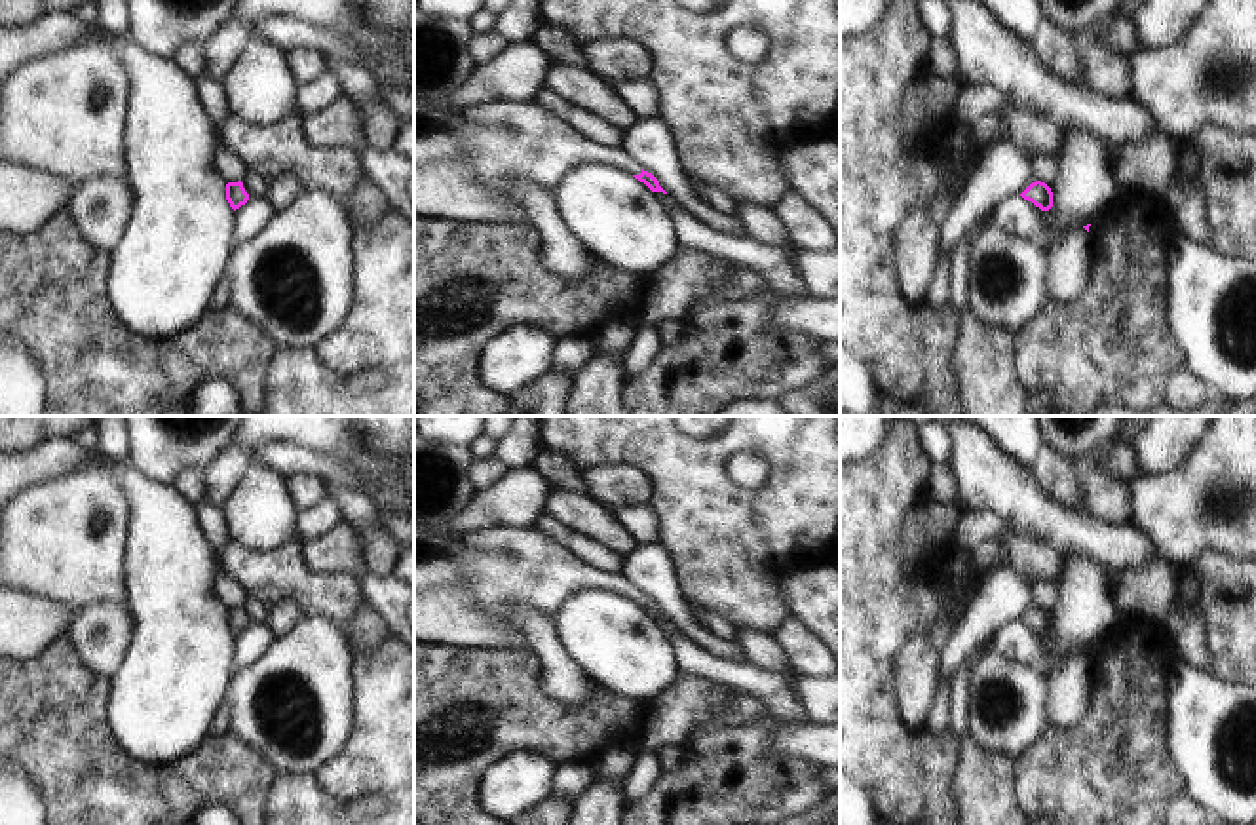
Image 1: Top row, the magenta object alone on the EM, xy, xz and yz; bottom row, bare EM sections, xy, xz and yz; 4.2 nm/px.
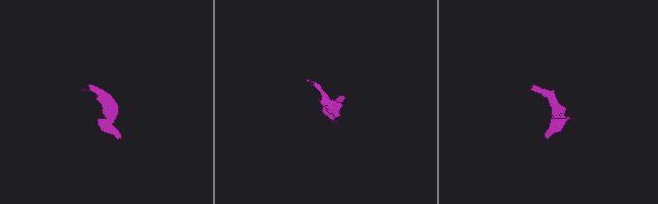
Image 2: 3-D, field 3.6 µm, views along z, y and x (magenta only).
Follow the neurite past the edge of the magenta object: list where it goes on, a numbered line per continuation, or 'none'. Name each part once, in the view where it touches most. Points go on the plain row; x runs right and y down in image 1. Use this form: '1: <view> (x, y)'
1: xz (502, 569)

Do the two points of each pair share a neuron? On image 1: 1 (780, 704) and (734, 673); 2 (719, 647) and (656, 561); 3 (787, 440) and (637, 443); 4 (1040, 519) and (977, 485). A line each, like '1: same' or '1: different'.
1: same
2: same
3: same
4: same

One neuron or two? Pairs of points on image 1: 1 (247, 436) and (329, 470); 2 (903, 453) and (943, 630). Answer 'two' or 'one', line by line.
1: two
2: two

